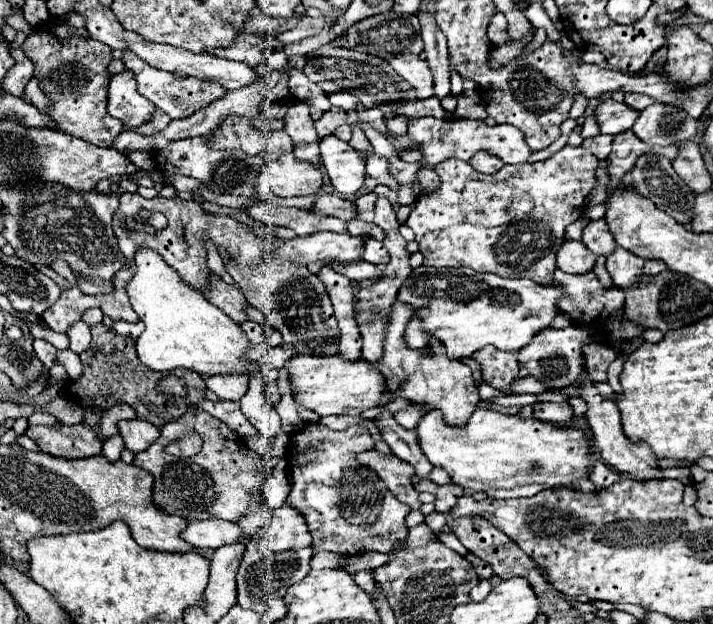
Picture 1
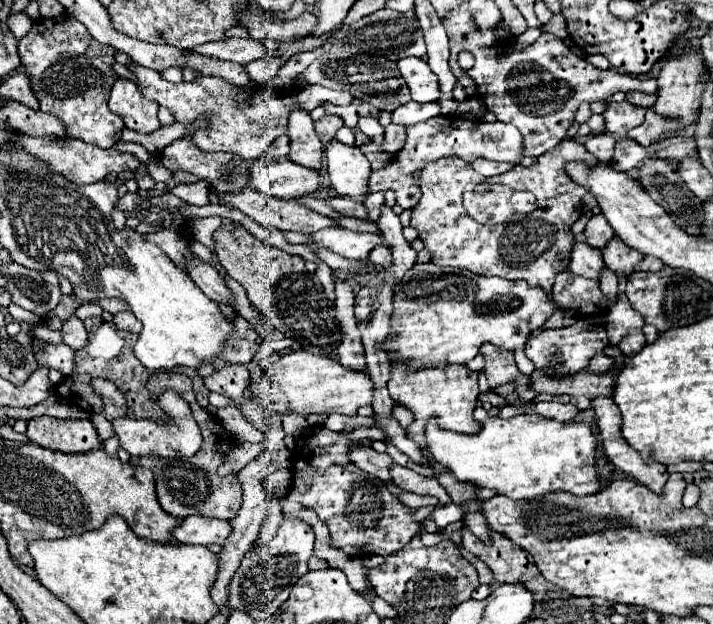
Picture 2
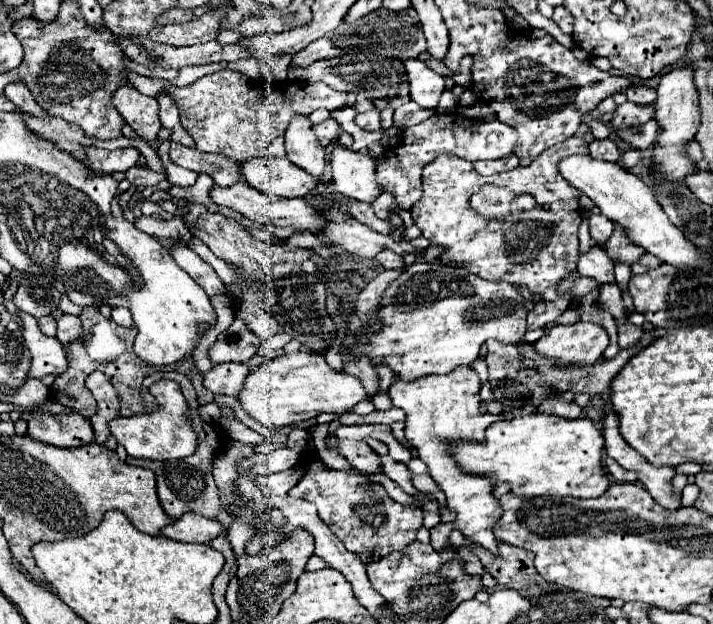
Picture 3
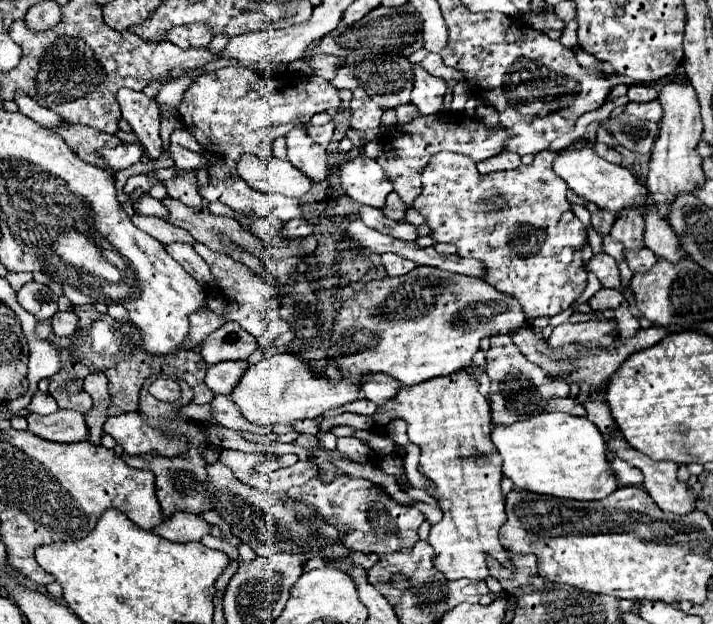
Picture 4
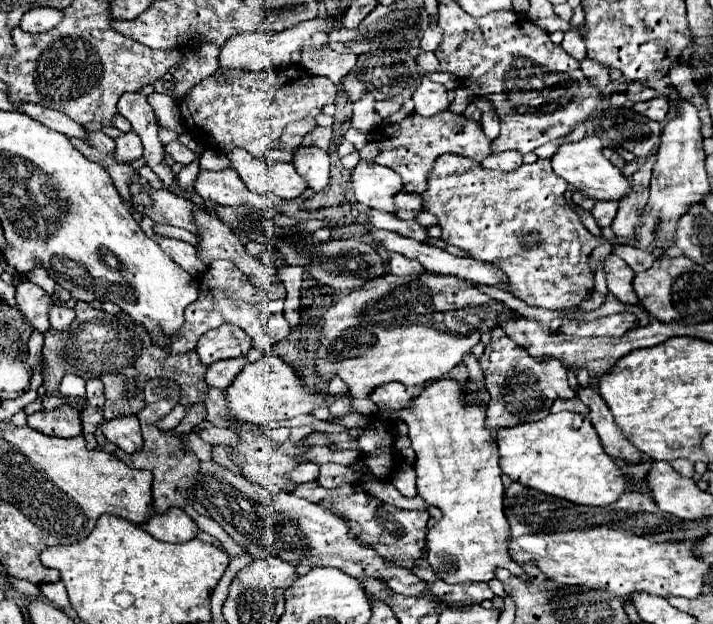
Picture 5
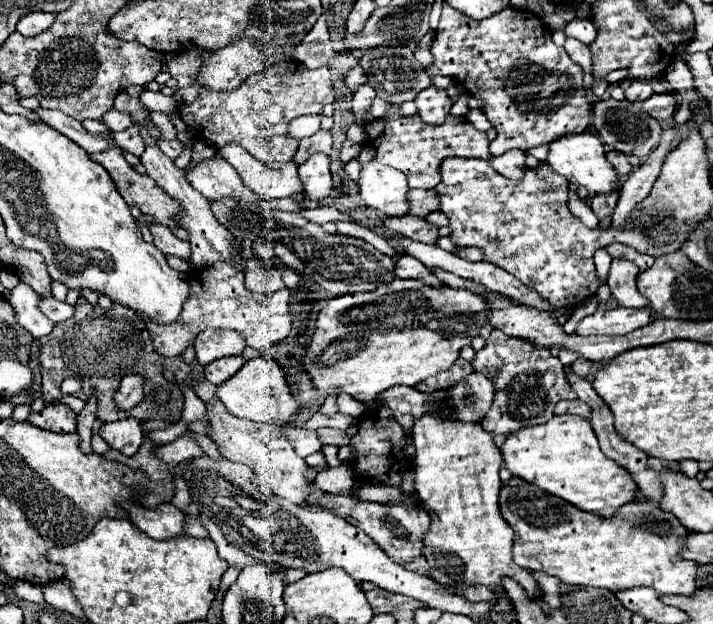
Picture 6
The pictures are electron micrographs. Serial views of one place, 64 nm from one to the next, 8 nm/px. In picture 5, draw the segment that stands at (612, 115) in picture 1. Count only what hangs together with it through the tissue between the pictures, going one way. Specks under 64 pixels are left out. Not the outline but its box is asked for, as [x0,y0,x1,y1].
[632,94,668,122]

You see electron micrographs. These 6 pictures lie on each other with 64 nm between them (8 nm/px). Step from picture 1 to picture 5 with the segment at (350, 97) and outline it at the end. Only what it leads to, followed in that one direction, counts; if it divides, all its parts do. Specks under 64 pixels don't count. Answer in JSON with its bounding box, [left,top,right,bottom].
[180,66,336,164]

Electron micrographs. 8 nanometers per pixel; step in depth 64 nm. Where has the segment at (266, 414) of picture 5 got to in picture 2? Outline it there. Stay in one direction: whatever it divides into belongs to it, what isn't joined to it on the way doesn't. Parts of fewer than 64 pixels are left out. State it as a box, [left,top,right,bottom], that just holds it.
[250,350,374,416]

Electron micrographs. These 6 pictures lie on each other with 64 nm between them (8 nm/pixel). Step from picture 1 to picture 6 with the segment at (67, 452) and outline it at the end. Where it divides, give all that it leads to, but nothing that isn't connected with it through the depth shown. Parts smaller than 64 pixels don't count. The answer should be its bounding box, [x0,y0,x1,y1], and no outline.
[28,402,76,434]

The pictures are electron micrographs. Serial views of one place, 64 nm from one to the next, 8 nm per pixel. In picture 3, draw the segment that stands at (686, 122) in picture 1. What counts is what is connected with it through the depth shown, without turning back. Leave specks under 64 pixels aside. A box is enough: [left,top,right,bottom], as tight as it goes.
[620,118,660,150]

